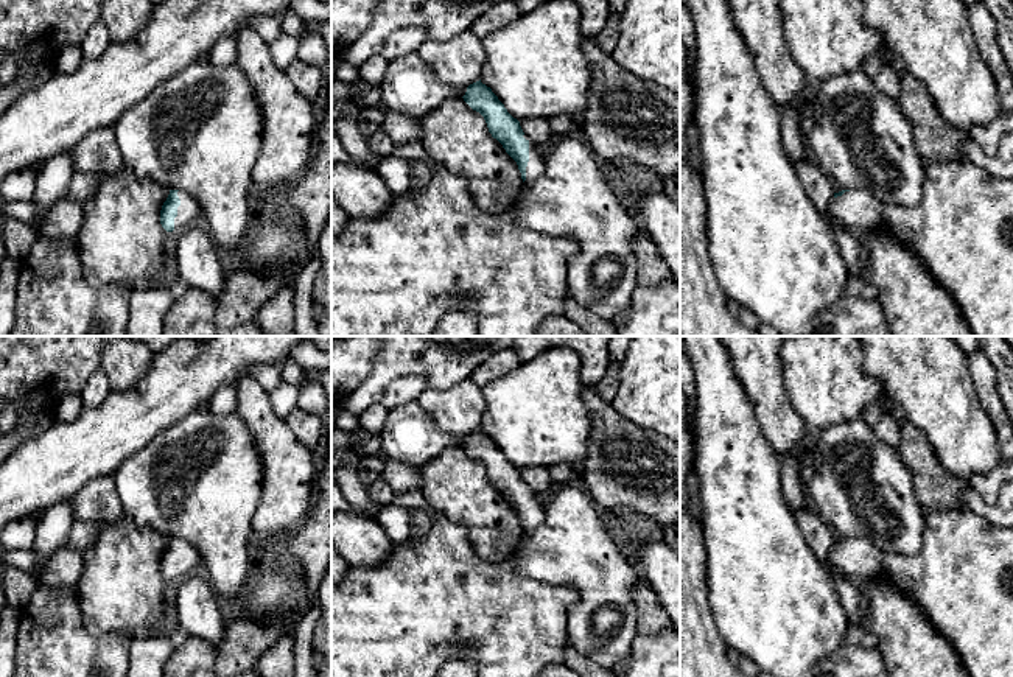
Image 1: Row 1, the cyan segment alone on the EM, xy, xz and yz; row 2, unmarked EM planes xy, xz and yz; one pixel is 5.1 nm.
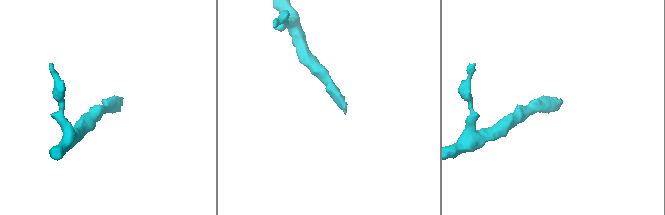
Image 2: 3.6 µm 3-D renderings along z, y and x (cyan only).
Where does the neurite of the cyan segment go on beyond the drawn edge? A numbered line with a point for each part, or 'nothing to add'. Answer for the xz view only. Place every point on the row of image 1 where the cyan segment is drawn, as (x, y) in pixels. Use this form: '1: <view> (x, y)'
1: xz (536, 167)

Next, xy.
1: xy (187, 212)

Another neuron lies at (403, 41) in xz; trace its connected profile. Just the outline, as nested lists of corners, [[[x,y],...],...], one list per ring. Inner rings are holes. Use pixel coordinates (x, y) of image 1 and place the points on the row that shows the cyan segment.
[[[405,26],[392,31],[383,42],[380,54],[387,61],[395,61],[417,48],[428,39],[428,34],[420,26]]]

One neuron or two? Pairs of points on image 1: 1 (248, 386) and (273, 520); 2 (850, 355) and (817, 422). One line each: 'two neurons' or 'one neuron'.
1: one neuron
2: one neuron

